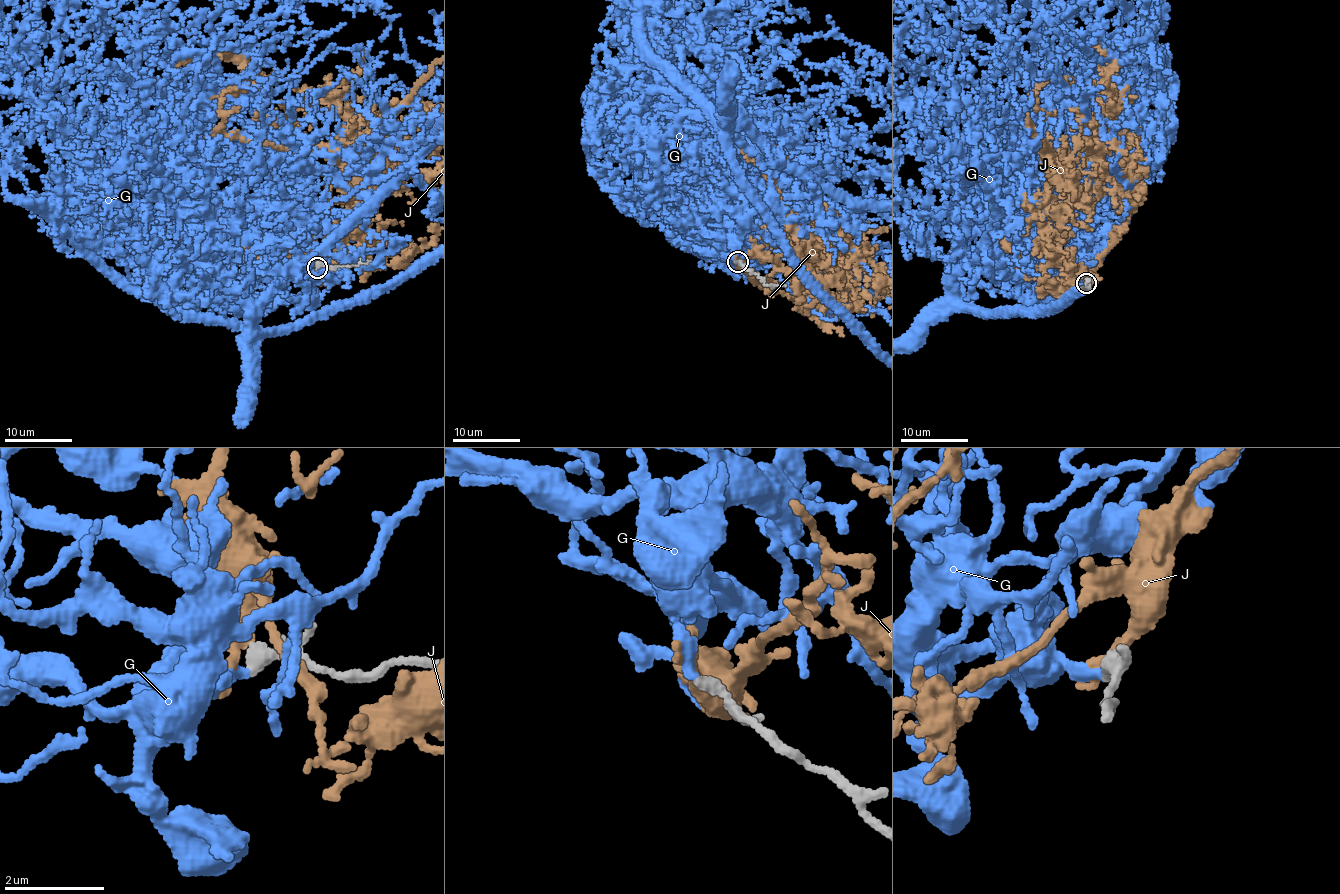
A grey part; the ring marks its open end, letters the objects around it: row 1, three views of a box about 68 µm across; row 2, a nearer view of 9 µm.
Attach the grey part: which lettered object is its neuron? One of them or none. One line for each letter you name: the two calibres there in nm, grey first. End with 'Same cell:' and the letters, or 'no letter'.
G: calibres 190 and 280 nm
Same cell: G

